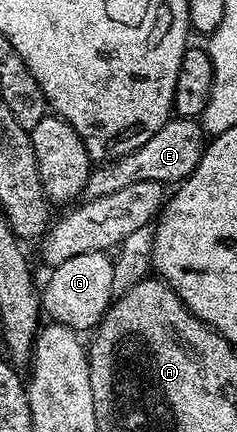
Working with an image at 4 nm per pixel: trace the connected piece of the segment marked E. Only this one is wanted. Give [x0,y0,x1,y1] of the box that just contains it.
[84,117,208,199]

